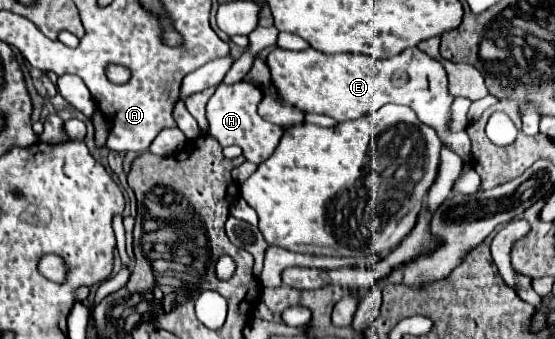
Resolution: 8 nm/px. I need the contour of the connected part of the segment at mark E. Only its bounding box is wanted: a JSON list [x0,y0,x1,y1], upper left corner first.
[267,47,471,163]

